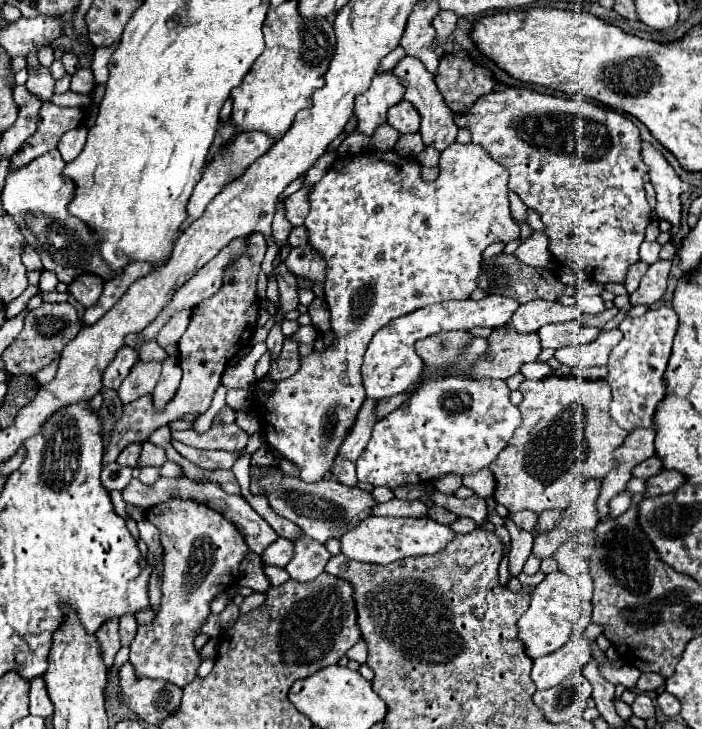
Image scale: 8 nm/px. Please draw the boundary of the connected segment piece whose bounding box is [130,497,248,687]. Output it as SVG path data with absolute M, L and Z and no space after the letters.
M168 499L150 507L146 519L158 527L164 549L162 603L152 623L138 625L130 645L130 661L140 677L164 679L186 687L196 679L196 669L200 667L194 637L210 615L212 599L240 577L240 563L248 547L242 533L228 523L222 513L194 499Z

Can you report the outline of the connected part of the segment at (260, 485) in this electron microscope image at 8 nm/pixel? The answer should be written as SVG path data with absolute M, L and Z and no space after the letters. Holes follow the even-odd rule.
M258 467L252 469L252 483L250 489L254 495L266 493L270 507L276 515L290 519L296 523L306 535L316 539L318 543L326 543L328 539L340 539L344 533L358 527L360 521L372 515L372 509L378 505L372 493L362 491L360 487L346 487L336 479L328 477L322 483L302 483L298 477L284 477L278 467ZM266 471L266 475L256 481Z

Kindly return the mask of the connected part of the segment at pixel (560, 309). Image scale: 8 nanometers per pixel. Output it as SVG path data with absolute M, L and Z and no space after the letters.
M530 301L518 307L510 325L516 331L530 333L530 331L538 331L546 323L564 323L578 317L582 317L582 309L578 305L564 307L558 301Z

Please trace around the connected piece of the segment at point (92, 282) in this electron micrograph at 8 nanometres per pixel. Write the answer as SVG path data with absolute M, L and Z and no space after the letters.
M82 275L70 285L70 293L76 301L80 301L84 307L92 307L98 297L102 295L104 279L98 275Z

